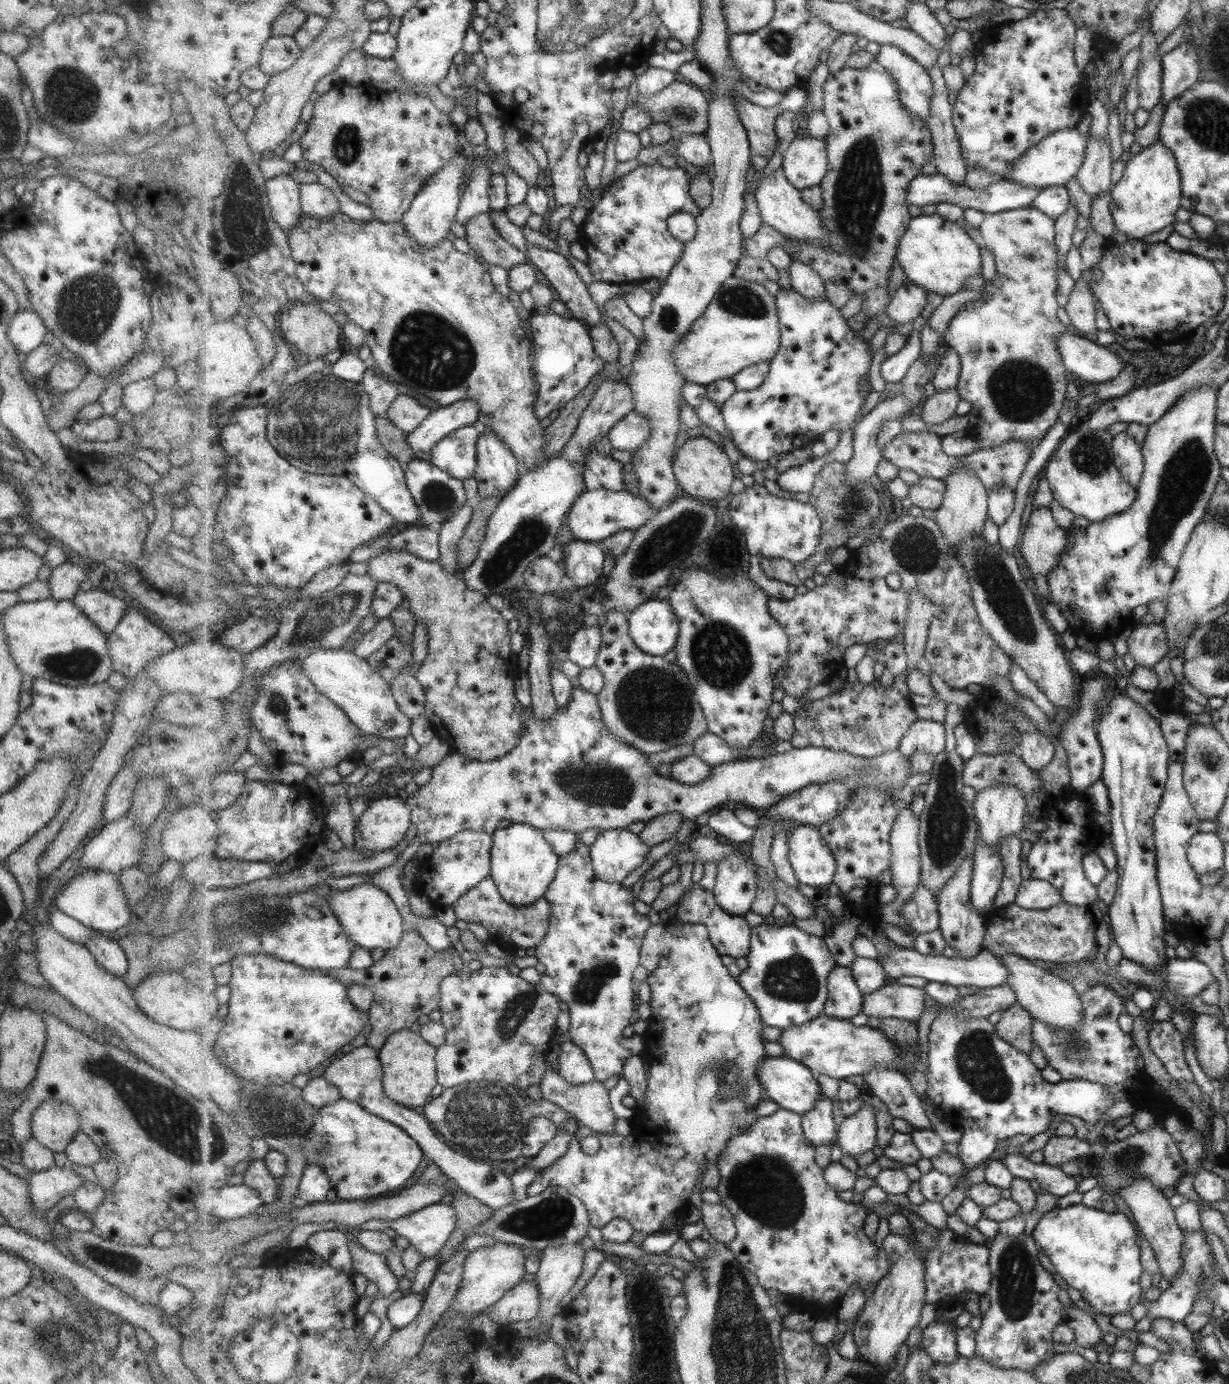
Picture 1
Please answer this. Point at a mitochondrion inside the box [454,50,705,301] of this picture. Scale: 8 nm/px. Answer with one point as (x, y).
(684, 113)

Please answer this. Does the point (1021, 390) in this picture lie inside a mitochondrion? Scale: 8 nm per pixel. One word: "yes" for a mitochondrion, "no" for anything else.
yes

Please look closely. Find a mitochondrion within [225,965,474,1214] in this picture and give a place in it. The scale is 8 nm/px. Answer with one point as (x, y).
(271, 1114)

